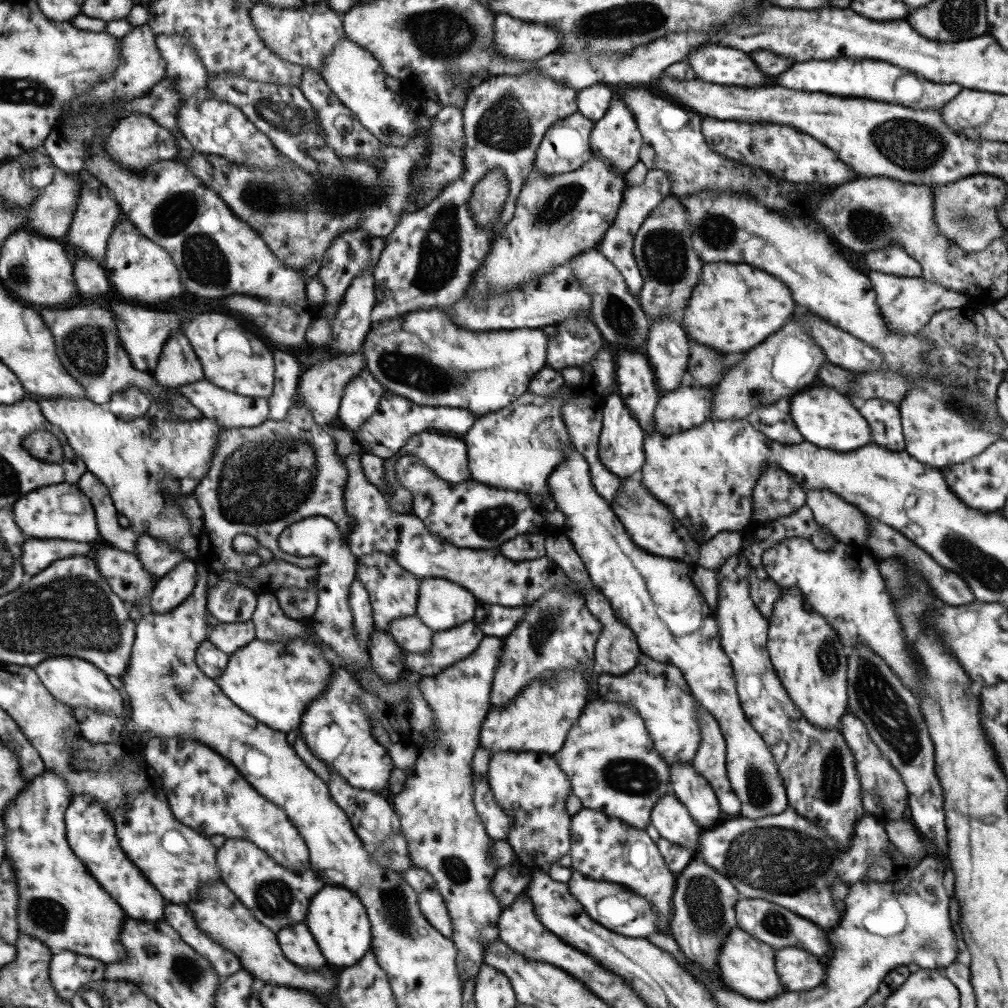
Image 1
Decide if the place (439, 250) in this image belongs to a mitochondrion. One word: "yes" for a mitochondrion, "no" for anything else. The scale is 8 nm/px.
yes

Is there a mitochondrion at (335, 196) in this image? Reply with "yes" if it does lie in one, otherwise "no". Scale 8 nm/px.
yes

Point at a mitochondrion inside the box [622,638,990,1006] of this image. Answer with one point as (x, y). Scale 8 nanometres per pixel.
(786, 861)

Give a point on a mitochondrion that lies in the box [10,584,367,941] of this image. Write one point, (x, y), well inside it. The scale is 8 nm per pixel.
(44, 913)

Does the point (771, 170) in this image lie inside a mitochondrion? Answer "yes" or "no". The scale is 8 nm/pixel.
no

